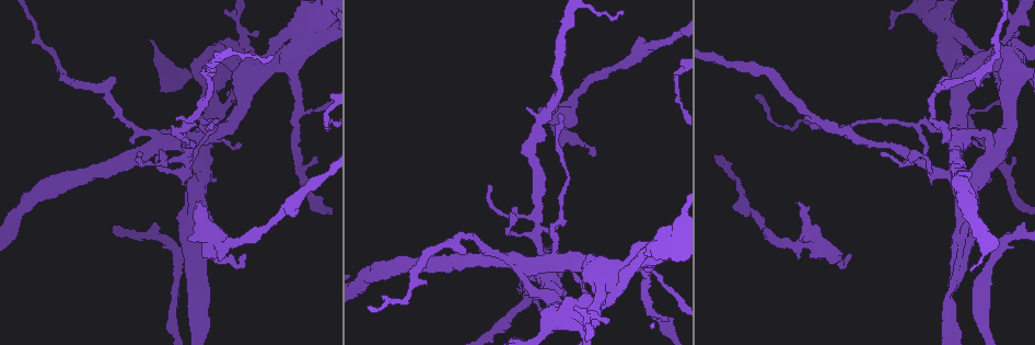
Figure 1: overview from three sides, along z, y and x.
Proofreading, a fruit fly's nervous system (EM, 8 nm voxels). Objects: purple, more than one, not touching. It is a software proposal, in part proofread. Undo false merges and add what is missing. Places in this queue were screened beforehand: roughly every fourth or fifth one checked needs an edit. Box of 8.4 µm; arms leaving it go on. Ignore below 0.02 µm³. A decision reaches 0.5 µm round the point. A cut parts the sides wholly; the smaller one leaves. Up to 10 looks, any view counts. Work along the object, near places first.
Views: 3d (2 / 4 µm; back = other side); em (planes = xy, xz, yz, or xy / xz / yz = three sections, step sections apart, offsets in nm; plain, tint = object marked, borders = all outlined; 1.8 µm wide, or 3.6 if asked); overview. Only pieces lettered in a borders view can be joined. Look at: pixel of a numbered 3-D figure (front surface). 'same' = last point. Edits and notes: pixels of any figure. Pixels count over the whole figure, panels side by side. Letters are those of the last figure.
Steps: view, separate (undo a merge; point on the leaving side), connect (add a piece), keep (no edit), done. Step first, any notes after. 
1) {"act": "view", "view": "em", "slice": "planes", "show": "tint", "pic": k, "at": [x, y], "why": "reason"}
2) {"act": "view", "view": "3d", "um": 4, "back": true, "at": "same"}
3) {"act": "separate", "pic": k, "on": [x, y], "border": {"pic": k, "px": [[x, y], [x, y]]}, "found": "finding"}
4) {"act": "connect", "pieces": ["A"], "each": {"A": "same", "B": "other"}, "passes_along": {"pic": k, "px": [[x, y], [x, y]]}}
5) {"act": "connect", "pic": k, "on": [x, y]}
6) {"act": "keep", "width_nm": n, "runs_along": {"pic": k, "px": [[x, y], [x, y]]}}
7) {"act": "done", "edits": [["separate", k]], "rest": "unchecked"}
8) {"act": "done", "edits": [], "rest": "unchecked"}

{"act": "view", "view": "em", "um": 3.6, "slice": "xz", "step": 4, "show": "borders", "pic": 1, "at": [246, 254], "why": "branch stops here"}

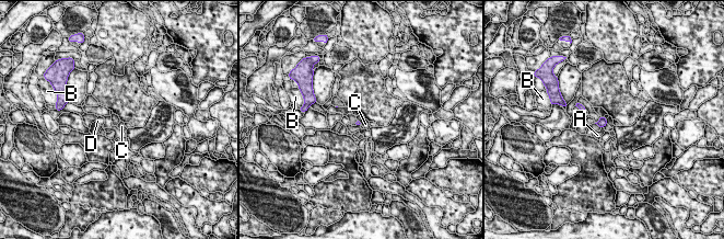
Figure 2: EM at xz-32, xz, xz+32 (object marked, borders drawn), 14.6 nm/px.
{"act": "keep", "each": {"A": "other", "B": "other", "C": "other", "D": "other"}, "border": {"pic": 2, "px": [[606, 120], [607, 123]]}, "found": "none of them fits"}

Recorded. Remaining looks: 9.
{"act": "view", "view": "3d", "um": 4, "pic": 1, "at": [199, 204], "why": "an open end"}

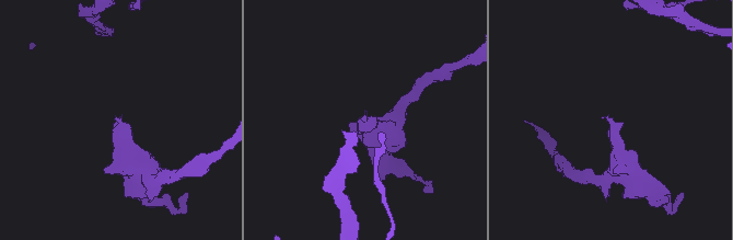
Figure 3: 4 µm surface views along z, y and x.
{"act": "view", "view": "em", "slice": "planes", "show": "borders", "pic": 3, "at": [120, 117], "why": "need the tissue"}

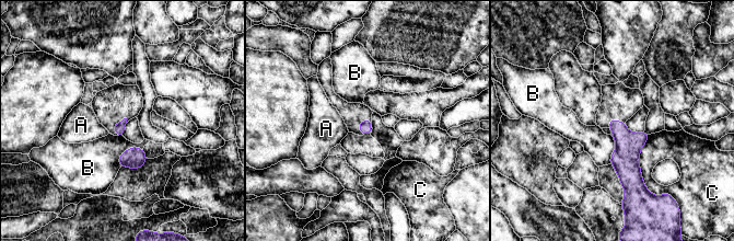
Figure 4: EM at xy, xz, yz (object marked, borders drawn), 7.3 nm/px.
{"act": "keep", "each": {"A": "other", "B": "other", "C": "other"}, "border": {"pic": 4, "px": [[142, 149], [129, 147], [119, 165]]}, "found": "none of them fits"}

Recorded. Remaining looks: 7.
{"act": "view", "view": "em", "um": 3.6, "slice": "planes", "show": "plain", "pic": 1, "at": [952, 139], "why": "closes a loop"}

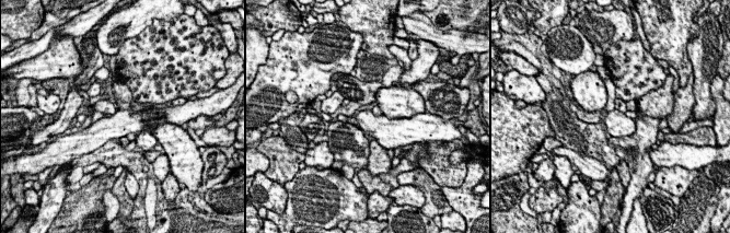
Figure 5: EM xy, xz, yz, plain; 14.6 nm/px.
{"act": "view", "view": "em", "um": 3.6, "slice": "planes", "show": "tint", "at": "same"}

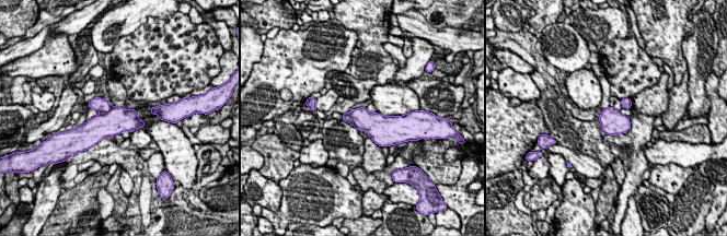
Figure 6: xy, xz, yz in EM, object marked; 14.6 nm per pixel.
{"act": "view", "view": "em", "um": 3.6, "slice": "planes", "show": "borders", "at": "same", "why": "see the neighbours"}

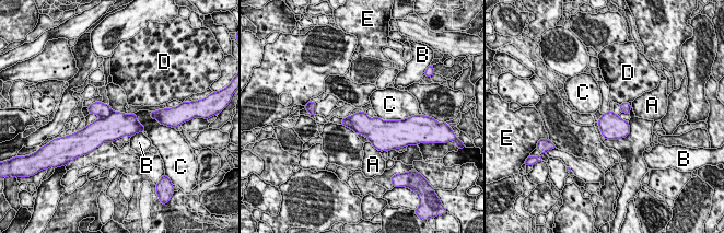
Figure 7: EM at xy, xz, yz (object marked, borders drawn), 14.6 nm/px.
{"act": "separate", "pic": 7, "on": [105, 129], "width_nm": 320, "each": {"A": "other", "B": "other", "C": "other", "D": "other", "E": "other"}, "border": {"pic": 7, "px": [[112, 111], [107, 116], [101, 117]]}, "found": "two neurons meet here"}

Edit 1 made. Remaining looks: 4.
{"act": "view", "view": "overview", "why": "see it whole again"}

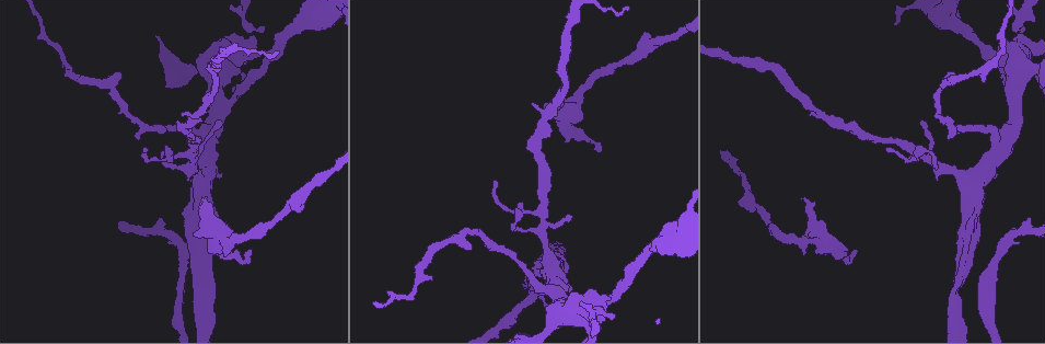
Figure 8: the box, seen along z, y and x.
{"act": "view", "view": "em", "slice": "planes", "show": "borders", "pic": 8, "at": [1013, 228], "why": "an open end"}

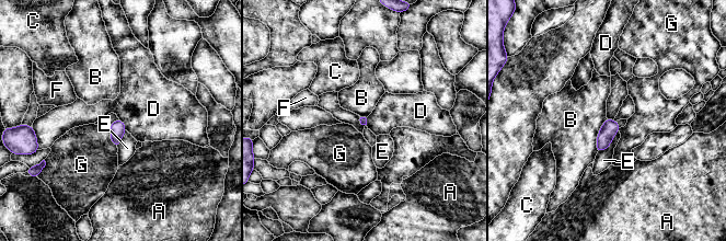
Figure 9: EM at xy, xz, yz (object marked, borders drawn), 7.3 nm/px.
{"act": "keep", "each": {"A": "other", "B": "other", "C": "other", "D": "other", "E": "other", "F": "other", "G": "other"}, "border": {"pic": 9, "px": [[118, 117], [126, 129]]}, "found": "none of them fits"}

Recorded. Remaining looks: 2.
{"act": "done", "edits": [["separate", 7]], "rest": "unchecked"}

